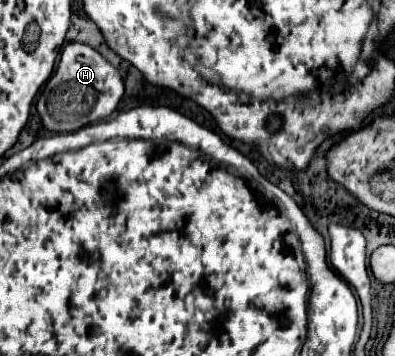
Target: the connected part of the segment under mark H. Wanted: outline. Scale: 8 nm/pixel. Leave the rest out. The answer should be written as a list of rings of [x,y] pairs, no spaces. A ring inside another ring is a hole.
[[[74,42],[64,46],[56,72],[44,84],[44,90],[36,100],[36,110],[46,130],[72,132],[84,128],[86,124],[108,118],[116,110],[122,94],[124,84],[118,68],[106,62],[94,48]]]

